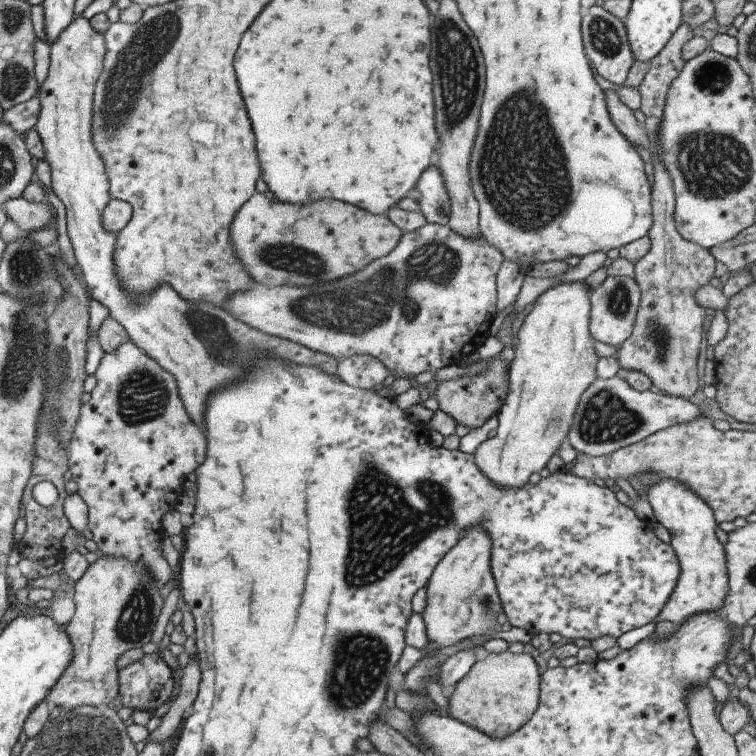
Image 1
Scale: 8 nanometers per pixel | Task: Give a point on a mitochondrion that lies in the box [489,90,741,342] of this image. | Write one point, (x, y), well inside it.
(620, 307)

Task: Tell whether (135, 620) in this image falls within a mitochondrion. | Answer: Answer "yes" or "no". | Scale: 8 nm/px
yes

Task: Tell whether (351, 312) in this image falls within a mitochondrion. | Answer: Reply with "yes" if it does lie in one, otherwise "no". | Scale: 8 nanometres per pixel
yes

